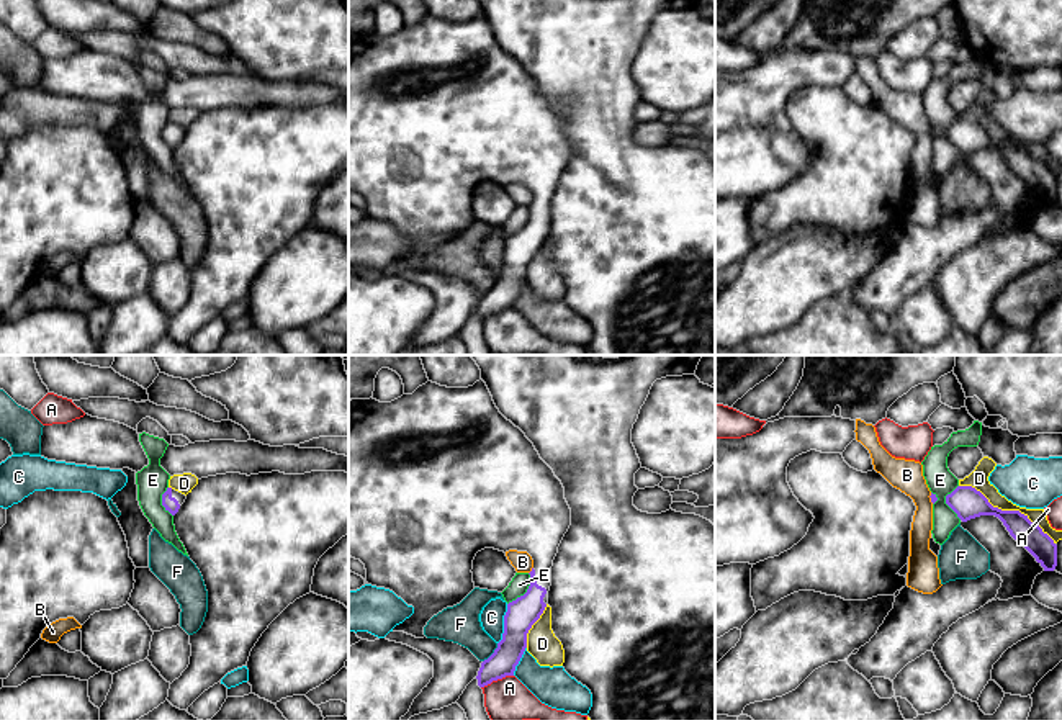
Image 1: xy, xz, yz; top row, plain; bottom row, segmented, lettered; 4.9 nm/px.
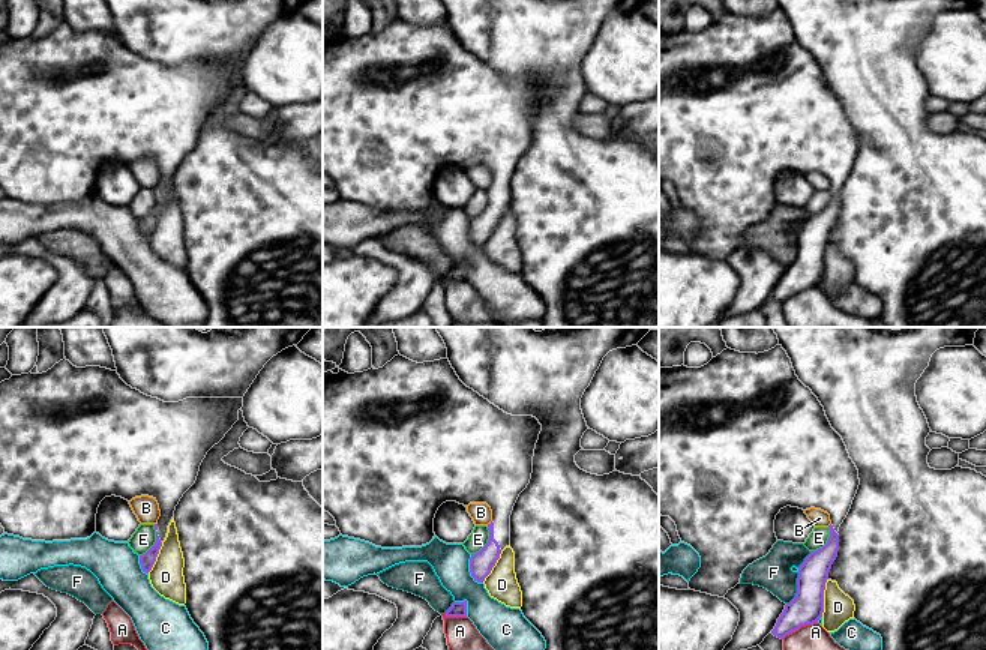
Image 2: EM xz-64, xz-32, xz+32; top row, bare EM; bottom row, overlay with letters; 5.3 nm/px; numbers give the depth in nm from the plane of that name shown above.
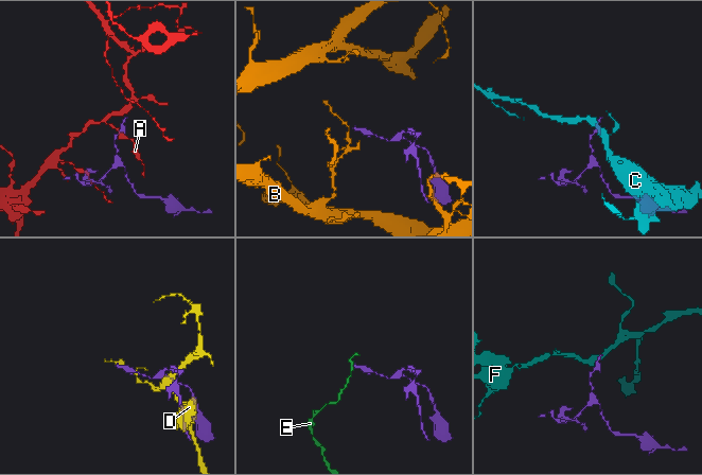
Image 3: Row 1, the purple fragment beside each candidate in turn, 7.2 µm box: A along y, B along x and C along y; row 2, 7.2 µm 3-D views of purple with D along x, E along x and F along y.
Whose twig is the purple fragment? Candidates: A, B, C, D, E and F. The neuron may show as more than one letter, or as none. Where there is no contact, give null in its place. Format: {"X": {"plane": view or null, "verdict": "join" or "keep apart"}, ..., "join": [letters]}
{"A": {"plane": "xz", "verdict": "keep apart"}, "B": {"plane": "xz", "verdict": "keep apart"}, "C": {"plane": "xz", "verdict": "keep apart"}, "D": {"plane": "yz", "verdict": "keep apart"}, "E": {"plane": "xz", "verdict": "keep apart"}, "F": {"plane": "xz", "verdict": "keep apart"}, "join": []}

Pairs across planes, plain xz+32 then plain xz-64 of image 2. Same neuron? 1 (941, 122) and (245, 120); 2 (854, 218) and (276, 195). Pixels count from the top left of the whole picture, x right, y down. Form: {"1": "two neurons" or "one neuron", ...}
{"1": "one neuron", "2": "one neuron"}

